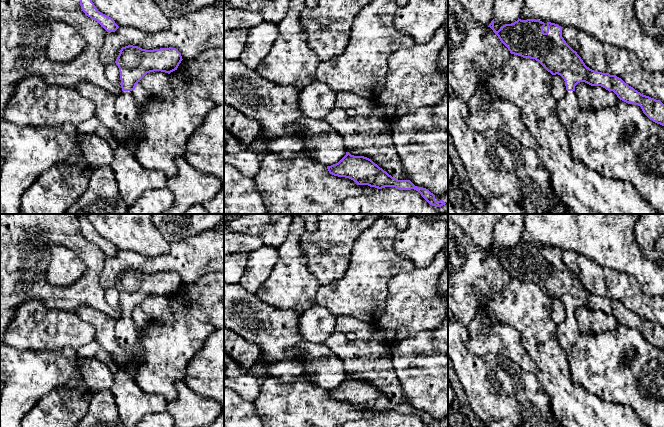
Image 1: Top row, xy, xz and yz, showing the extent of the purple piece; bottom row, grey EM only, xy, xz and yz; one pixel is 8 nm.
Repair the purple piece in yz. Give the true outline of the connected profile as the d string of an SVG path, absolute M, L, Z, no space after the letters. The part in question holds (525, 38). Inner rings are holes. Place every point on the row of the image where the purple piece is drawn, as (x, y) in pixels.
M519 18L514 23L501 26L498 31L494 29L494 19L488 27L493 30L511 54L535 59L552 75L558 74L564 79L567 90L566 96L558 100L556 105L558 117L565 127L568 127L574 121L580 110L575 94L575 86L580 82L585 82L591 86L601 86L608 91L613 91L620 100L640 106L650 120L664 126L664 104L660 100L641 94L616 75L594 71L587 67L577 52L562 37L563 27L551 22L545 24L540 20L521 20Z

